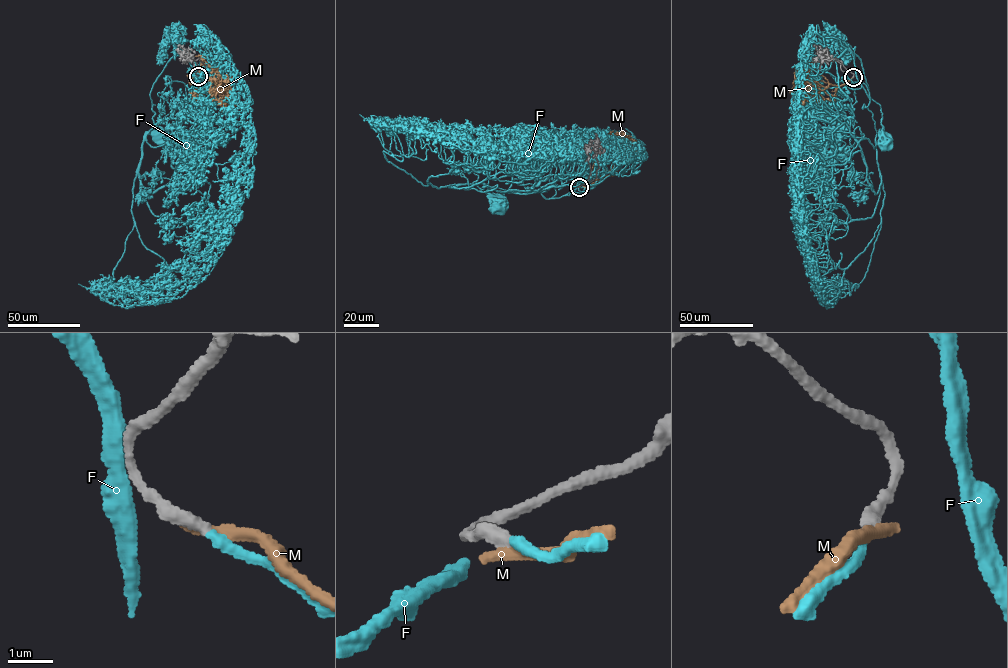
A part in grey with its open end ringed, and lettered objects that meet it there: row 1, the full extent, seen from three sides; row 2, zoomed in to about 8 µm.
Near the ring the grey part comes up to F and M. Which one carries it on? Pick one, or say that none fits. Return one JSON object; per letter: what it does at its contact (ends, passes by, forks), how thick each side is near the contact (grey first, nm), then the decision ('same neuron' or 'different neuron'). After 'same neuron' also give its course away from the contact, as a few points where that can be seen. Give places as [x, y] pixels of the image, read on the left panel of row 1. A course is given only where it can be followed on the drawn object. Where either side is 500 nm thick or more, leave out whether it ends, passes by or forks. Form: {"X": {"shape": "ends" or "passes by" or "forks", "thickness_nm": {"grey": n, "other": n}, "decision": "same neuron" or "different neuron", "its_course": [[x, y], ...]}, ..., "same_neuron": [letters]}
{"F": {"shape": "ends", "thickness_nm": {"grey": 300, "other": 240}, "decision": "same neuron", "its_course": [[198, 76], [204, 83], [200, 87], [194, 85], [184, 103], [173, 108], [148, 133], [162, 136]]}, "M": {"shape": "ends", "thickness_nm": {"grey": 360, "other": 300}, "decision": "different neuron"}, "same_neuron": ["F"]}

